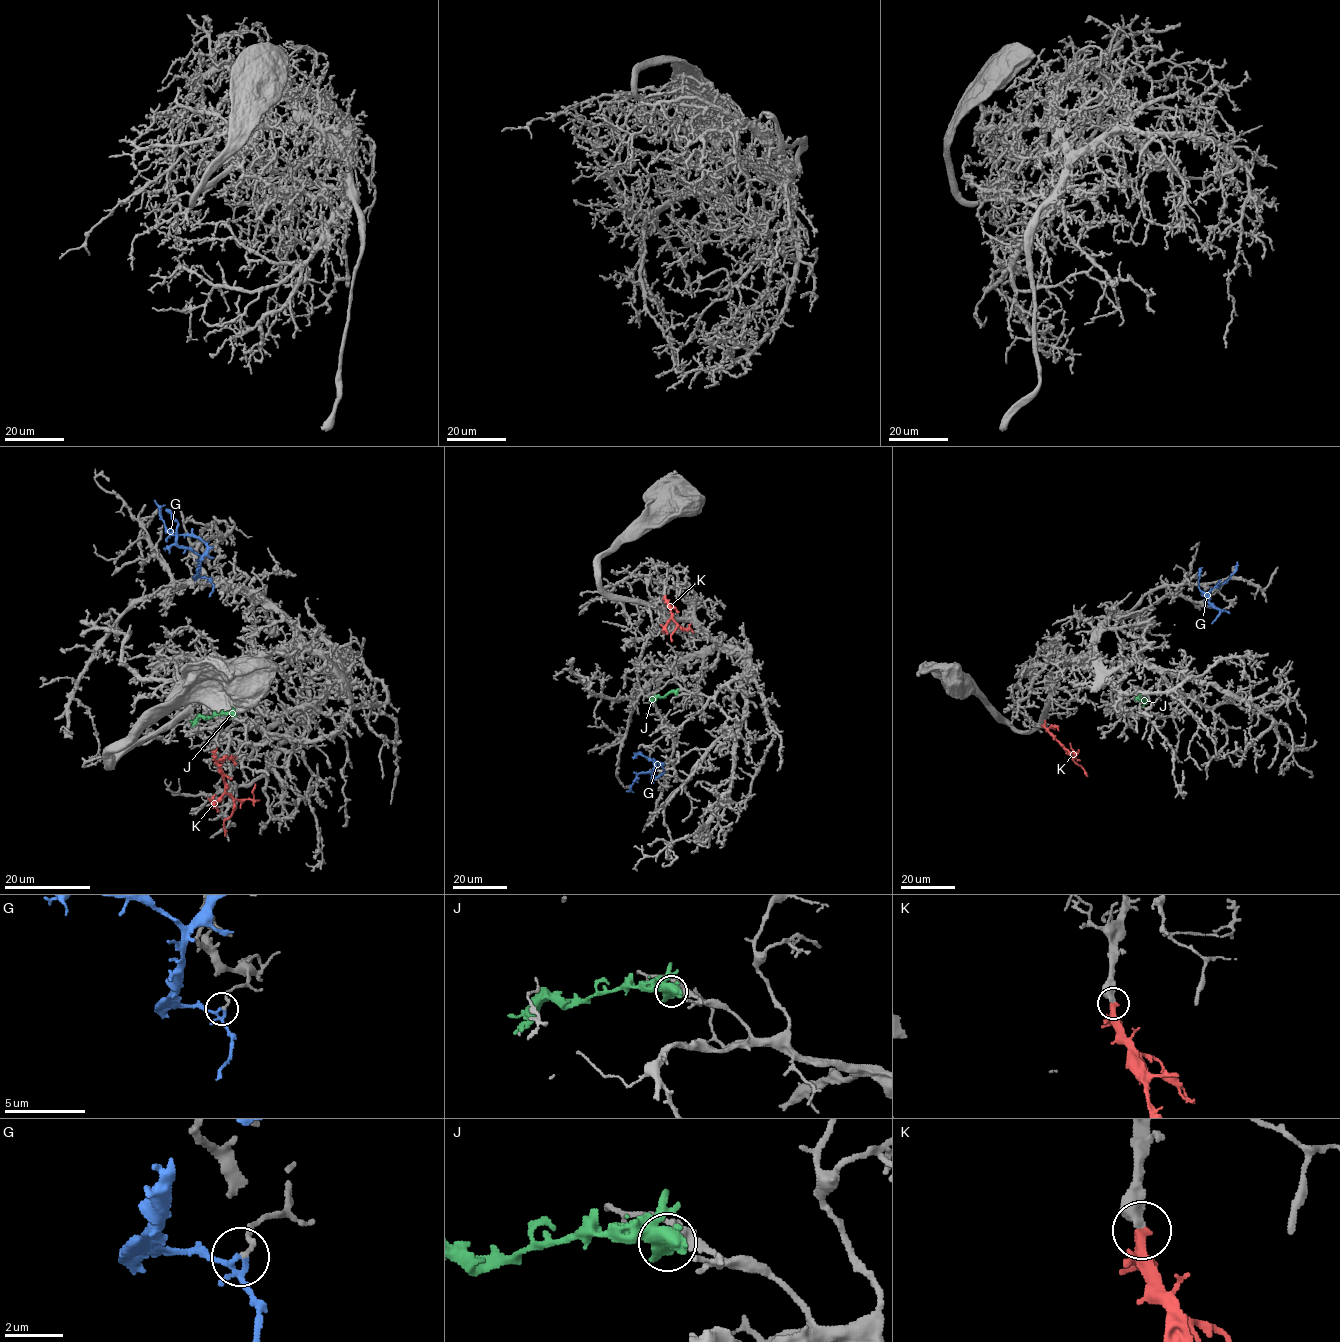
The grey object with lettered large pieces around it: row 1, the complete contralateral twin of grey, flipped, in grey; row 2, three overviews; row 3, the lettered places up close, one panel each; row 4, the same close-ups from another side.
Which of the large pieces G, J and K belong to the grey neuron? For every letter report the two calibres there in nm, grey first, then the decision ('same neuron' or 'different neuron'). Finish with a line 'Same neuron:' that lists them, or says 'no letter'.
G: 150/150 nm | different neuron
J: 190/380 nm | different neuron
K: 550/200 nm | same neuron
Same neuron: K

